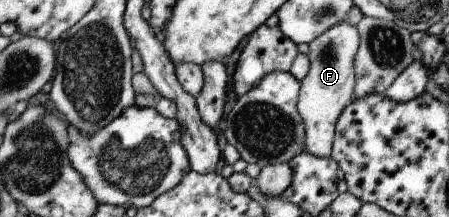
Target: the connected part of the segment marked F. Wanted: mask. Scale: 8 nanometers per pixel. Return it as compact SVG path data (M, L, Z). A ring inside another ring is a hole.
M338 22L319 37L308 42L307 60L309 69L300 80L298 110L305 126L305 149L303 152L317 158L330 156L334 126L339 114L351 102L354 89L354 56L359 44L357 29L347 22Z

